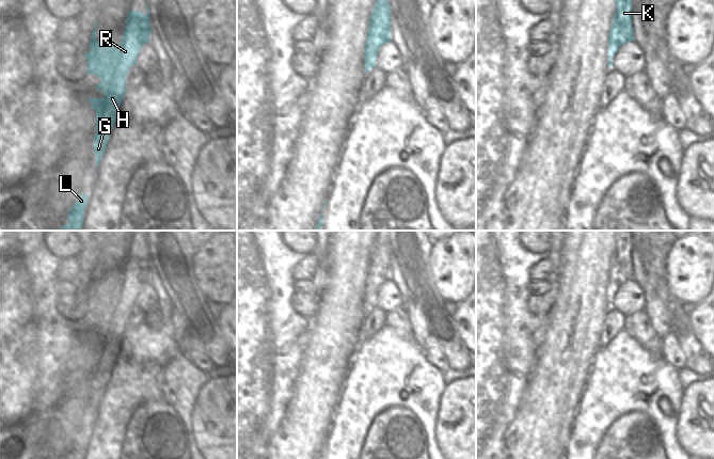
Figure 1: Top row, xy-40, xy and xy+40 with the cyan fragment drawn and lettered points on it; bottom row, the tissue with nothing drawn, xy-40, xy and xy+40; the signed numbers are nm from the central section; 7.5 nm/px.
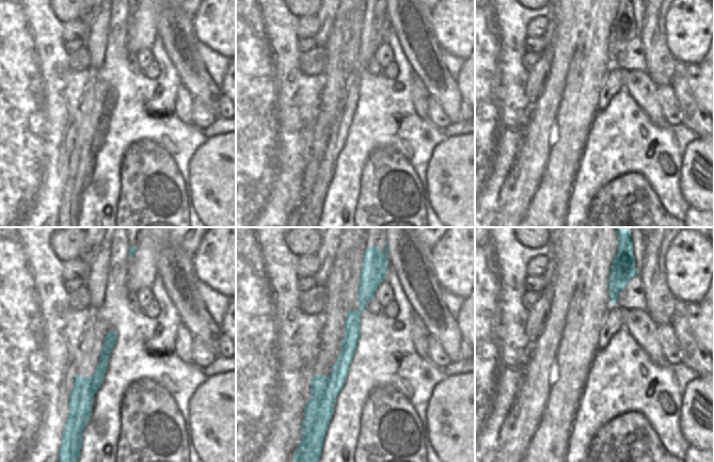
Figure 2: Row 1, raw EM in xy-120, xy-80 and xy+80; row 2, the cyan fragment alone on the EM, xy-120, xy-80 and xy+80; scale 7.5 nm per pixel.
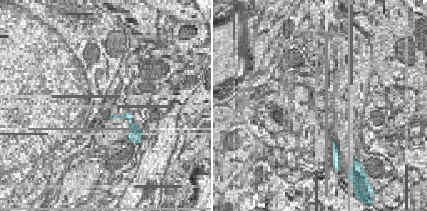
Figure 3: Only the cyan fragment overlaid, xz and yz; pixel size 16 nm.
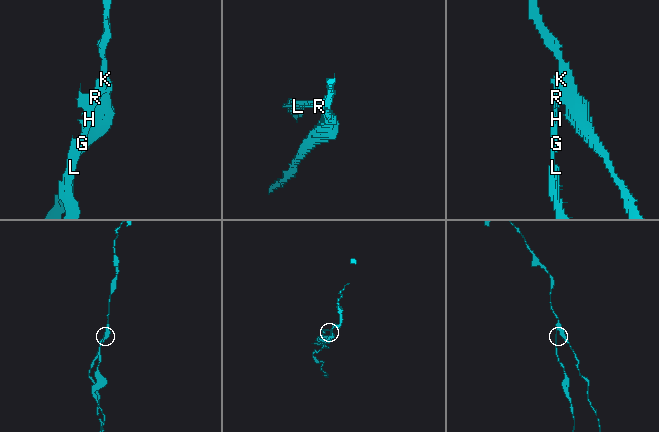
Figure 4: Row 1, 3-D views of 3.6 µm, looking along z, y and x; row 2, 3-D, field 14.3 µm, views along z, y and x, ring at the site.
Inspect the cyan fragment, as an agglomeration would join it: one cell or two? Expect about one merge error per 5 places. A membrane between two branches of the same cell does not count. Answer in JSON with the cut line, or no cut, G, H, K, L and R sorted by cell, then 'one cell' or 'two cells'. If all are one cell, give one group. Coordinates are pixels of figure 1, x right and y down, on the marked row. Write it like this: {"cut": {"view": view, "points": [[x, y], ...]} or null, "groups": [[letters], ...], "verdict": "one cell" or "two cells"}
{"cut": {"view": "xy", "points": [[374, 10], [374, 26], [367, 50], [369, 57]]}, "groups": [["G", "H", "L", "R"], ["K"]], "verdict": "two cells"}

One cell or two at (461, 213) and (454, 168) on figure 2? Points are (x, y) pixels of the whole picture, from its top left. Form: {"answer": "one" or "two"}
{"answer": "one"}

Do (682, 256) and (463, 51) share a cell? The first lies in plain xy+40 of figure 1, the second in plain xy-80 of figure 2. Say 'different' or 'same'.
same

